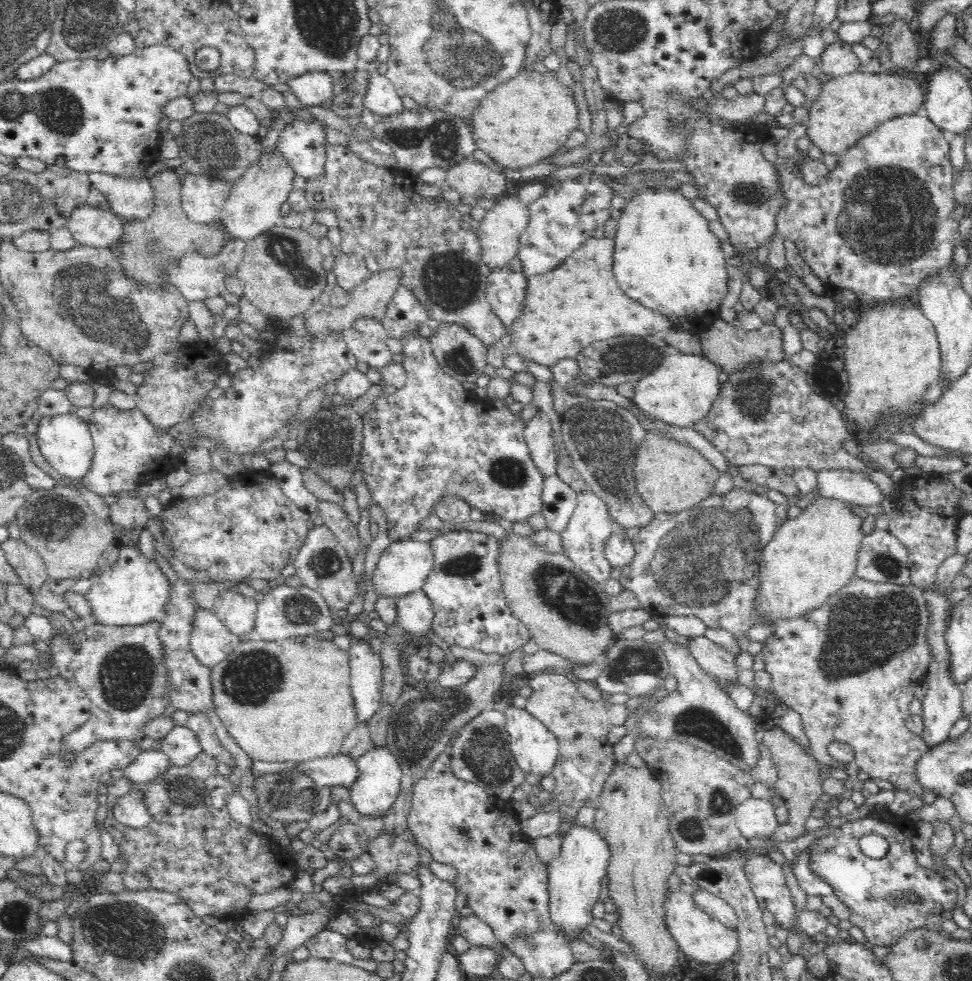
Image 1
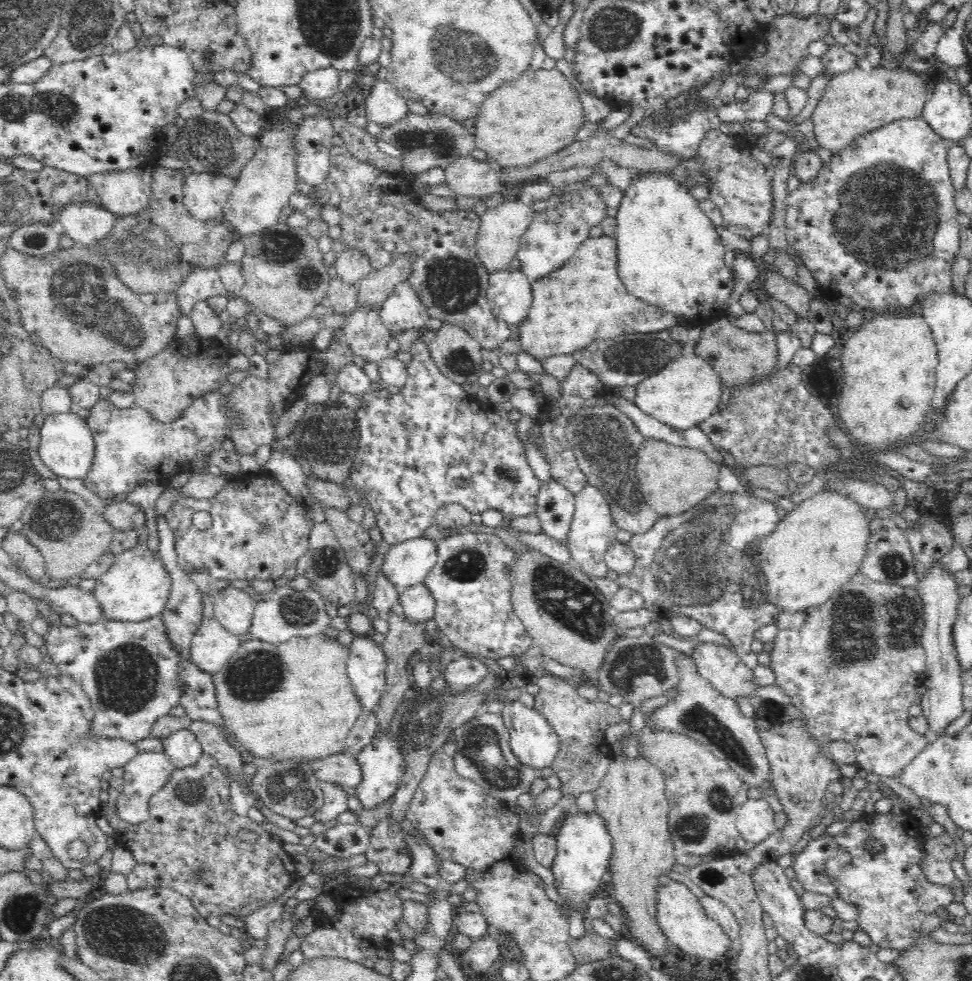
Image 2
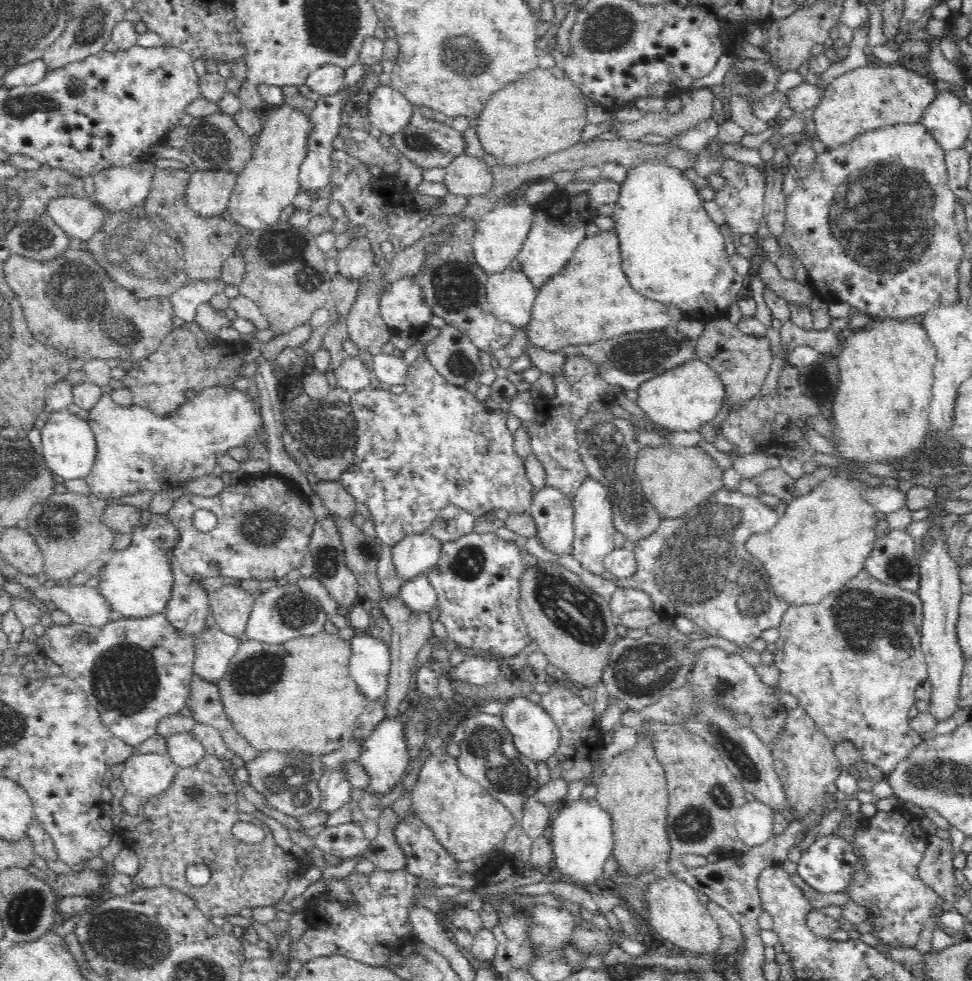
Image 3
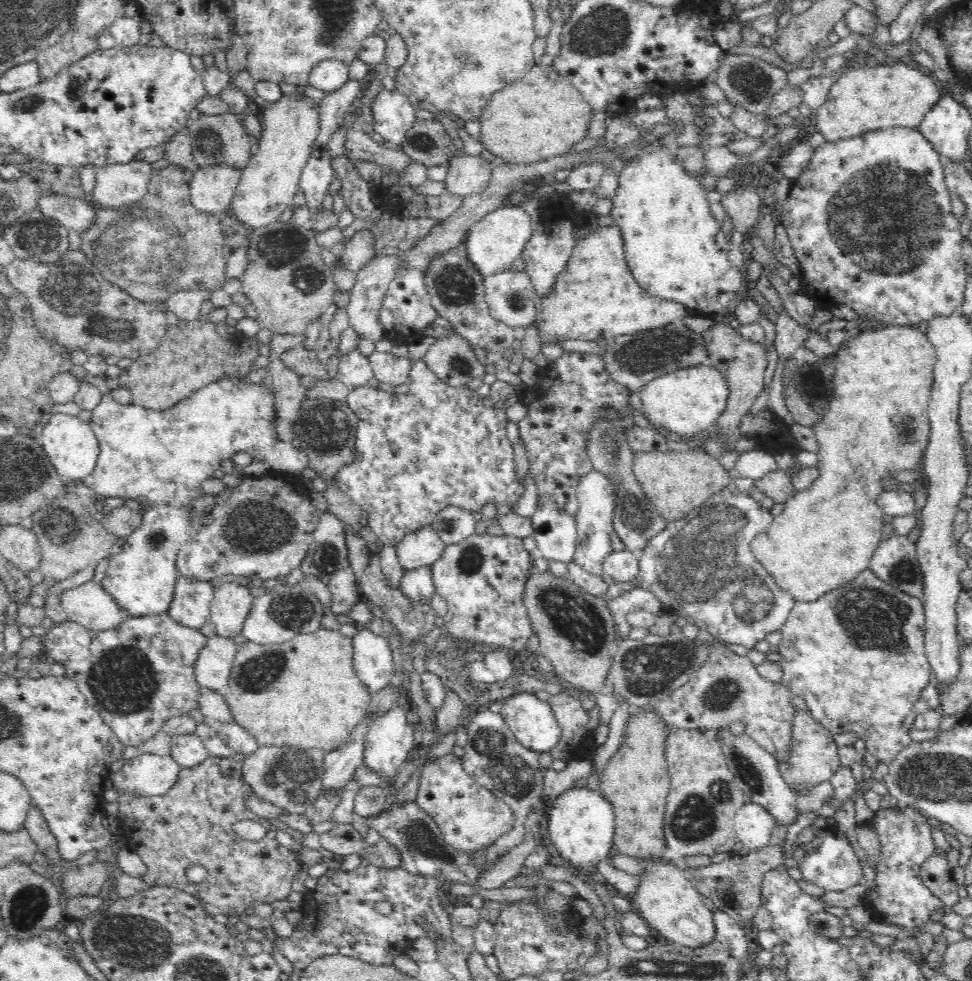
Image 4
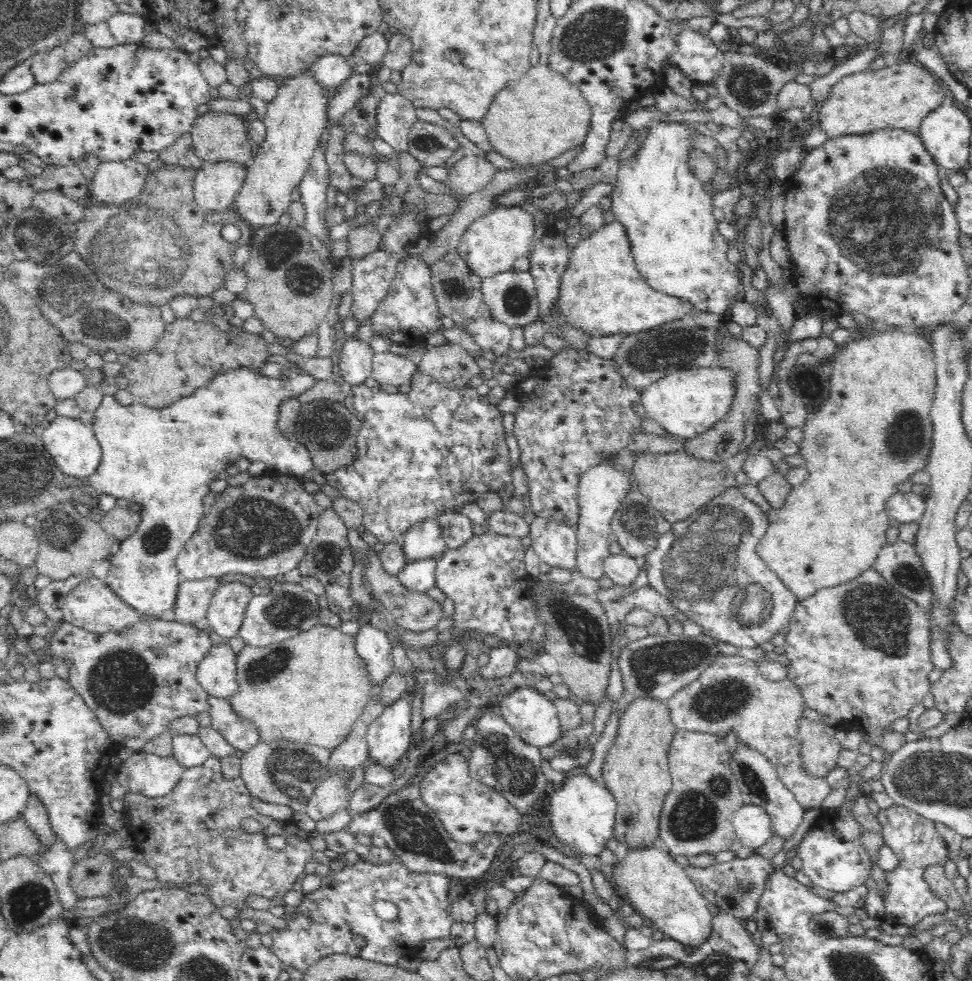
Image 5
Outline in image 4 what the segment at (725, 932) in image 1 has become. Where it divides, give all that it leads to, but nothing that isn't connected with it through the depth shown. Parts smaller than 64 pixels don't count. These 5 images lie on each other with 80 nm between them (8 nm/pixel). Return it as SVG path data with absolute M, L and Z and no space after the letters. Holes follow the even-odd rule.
M650 861L645 868L648 872L641 873L642 884L630 897L638 903L642 917L653 932L654 938L665 942L672 941L686 948L703 949L714 942L717 931L712 910L702 902L702 895L684 876L683 870L669 862Z

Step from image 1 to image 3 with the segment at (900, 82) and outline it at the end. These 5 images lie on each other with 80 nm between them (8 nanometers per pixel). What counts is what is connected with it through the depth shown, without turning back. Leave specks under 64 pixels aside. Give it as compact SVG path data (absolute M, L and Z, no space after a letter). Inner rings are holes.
M873 63L836 77L825 86L821 92L820 104L810 113L820 142L825 144L827 150L834 150L869 130L920 121L936 93L936 88L928 77L906 69L899 63Z

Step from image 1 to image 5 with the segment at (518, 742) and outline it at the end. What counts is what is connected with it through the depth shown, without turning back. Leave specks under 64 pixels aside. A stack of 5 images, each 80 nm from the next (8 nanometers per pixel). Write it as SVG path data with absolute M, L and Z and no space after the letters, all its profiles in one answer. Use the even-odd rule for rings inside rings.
M523 686L499 697L498 705L501 715L526 744L536 748L552 747L552 744L560 738L561 726L556 707L550 699L545 697L544 693L538 692L535 688Z

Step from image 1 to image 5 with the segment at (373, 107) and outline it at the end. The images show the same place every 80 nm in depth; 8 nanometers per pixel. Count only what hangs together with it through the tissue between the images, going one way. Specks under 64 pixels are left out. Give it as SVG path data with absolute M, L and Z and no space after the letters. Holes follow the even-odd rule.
M386 92L376 108L378 137L390 144L396 153L408 150L408 135L417 121L415 110L413 103L400 93Z

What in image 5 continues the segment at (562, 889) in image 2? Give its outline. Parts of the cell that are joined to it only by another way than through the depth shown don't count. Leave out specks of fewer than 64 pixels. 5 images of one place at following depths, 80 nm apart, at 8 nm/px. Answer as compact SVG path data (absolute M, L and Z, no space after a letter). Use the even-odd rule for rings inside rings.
M588 774L572 778L564 787L548 795L550 828L554 832L554 839L556 838L564 849L570 850L572 857L576 859L579 859L579 856L600 858L614 833L617 814L616 800L604 789L604 778L594 780Z

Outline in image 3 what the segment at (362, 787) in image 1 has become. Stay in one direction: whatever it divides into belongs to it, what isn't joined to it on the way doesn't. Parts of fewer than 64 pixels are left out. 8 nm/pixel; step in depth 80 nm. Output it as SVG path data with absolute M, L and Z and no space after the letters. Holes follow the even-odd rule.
M400 716L385 718L360 745L360 754L357 761L368 772L368 786L364 789L368 795L374 795L378 798L384 797L402 780L410 758L403 729L404 725L400 721Z

